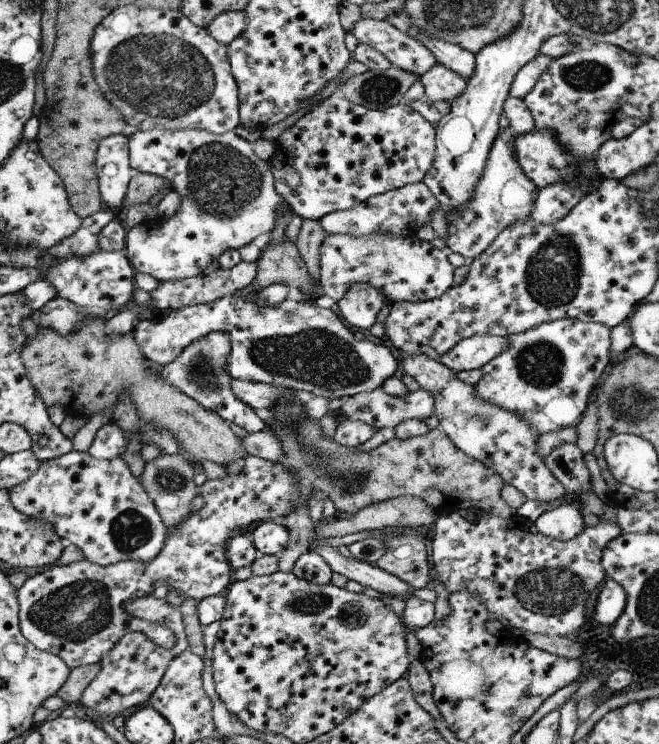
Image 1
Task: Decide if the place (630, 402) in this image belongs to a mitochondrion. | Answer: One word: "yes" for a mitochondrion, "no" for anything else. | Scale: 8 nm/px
yes

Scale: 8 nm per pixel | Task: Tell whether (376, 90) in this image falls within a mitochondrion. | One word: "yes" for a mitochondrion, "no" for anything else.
yes

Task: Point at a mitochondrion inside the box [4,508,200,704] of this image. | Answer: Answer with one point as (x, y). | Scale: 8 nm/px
(74, 613)

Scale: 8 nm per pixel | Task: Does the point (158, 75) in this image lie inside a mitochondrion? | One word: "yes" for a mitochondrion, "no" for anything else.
yes

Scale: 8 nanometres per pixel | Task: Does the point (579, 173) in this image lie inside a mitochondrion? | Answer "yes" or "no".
no

